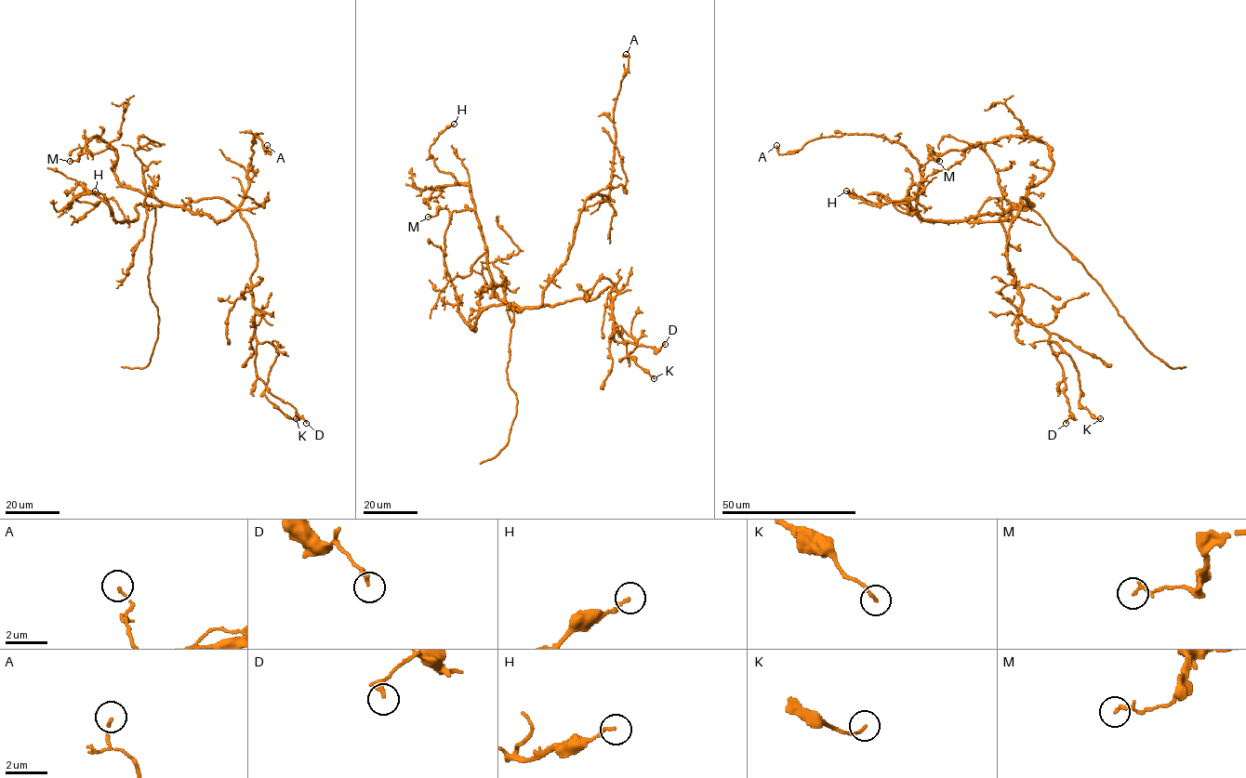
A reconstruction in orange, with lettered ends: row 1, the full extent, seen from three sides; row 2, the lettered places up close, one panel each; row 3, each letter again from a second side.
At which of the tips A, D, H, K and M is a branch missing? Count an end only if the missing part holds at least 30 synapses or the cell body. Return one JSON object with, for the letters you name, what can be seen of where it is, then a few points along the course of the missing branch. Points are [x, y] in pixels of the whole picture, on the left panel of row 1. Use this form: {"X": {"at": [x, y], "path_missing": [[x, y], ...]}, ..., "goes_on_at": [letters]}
{"goes_on_at": []}

